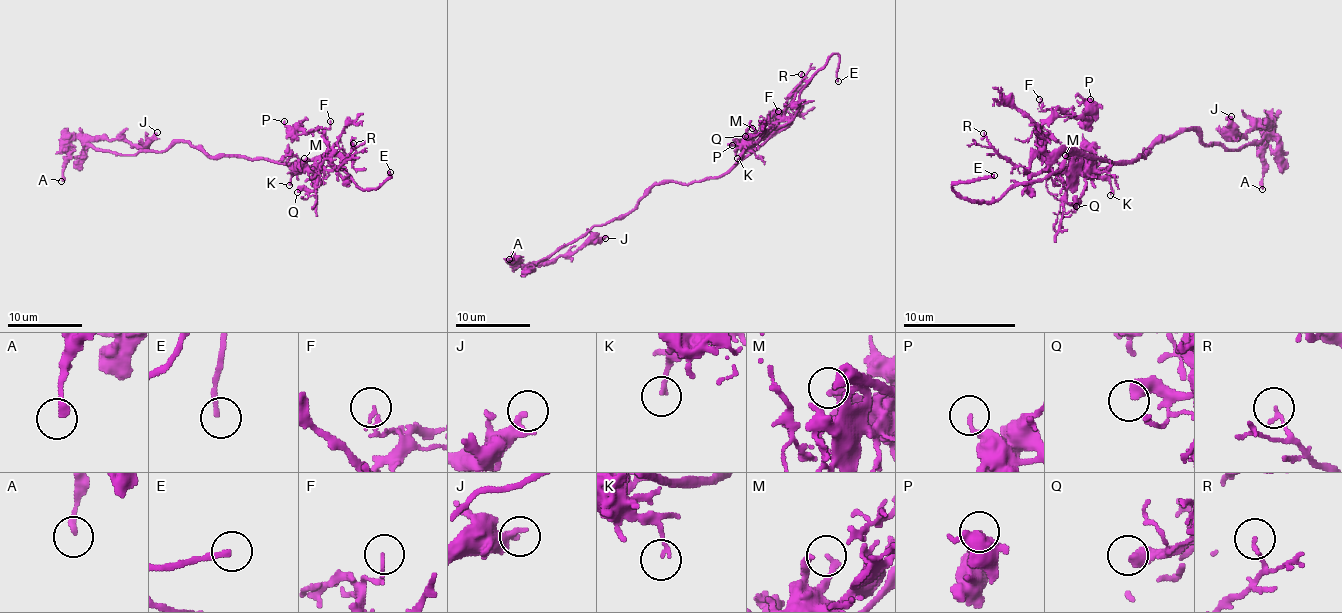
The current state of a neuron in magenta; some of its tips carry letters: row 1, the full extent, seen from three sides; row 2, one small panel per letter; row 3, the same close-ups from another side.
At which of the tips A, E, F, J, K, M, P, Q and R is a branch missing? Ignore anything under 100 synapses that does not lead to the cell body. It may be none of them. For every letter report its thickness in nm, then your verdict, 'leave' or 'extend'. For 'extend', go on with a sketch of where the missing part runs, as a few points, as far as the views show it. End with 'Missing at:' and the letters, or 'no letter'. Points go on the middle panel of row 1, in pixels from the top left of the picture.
A: calibre 240 nm; leave
E: calibre 190 nm; extend; course (838, 81), (842, 109), (812, 136), (793, 167), (797, 184), (791, 184)
F: calibre 110 nm; leave
J: calibre 340 nm; leave
K: calibre 120 nm; leave
M: calibre 240 nm; leave
P: calibre 170 nm; leave
Q: calibre 440 nm; leave
R: calibre 140 nm; leave
Missing at: E

